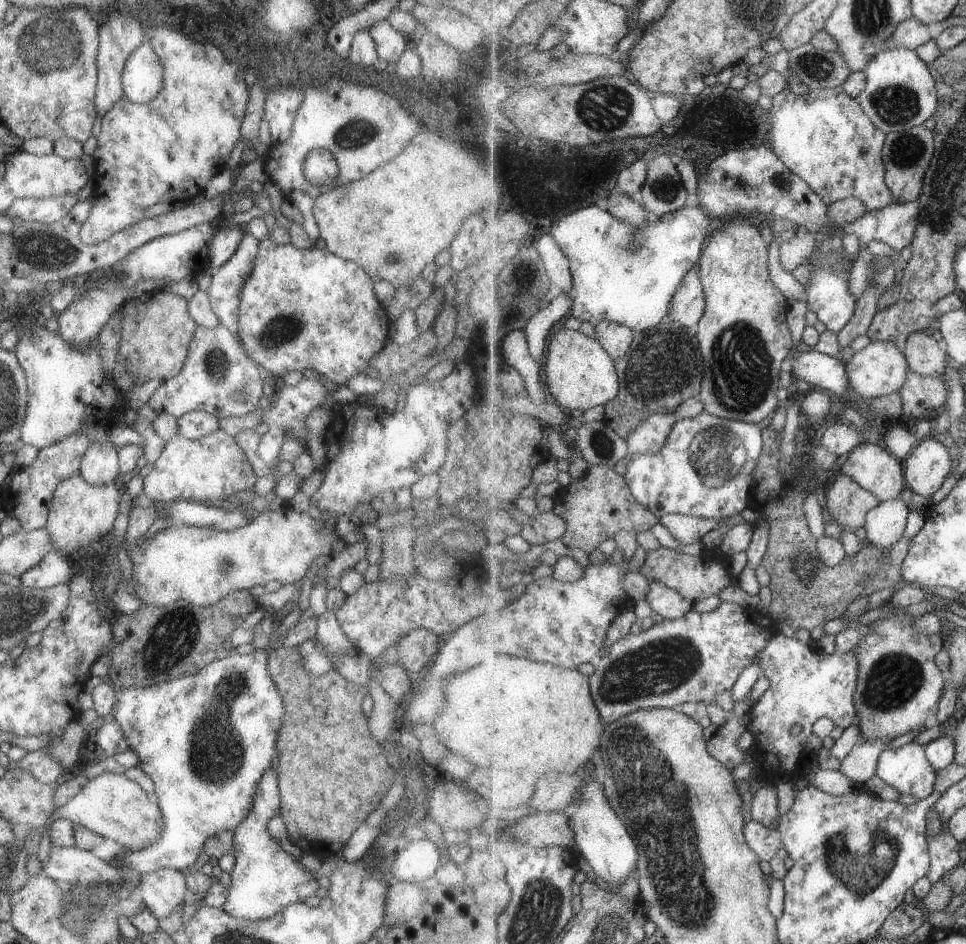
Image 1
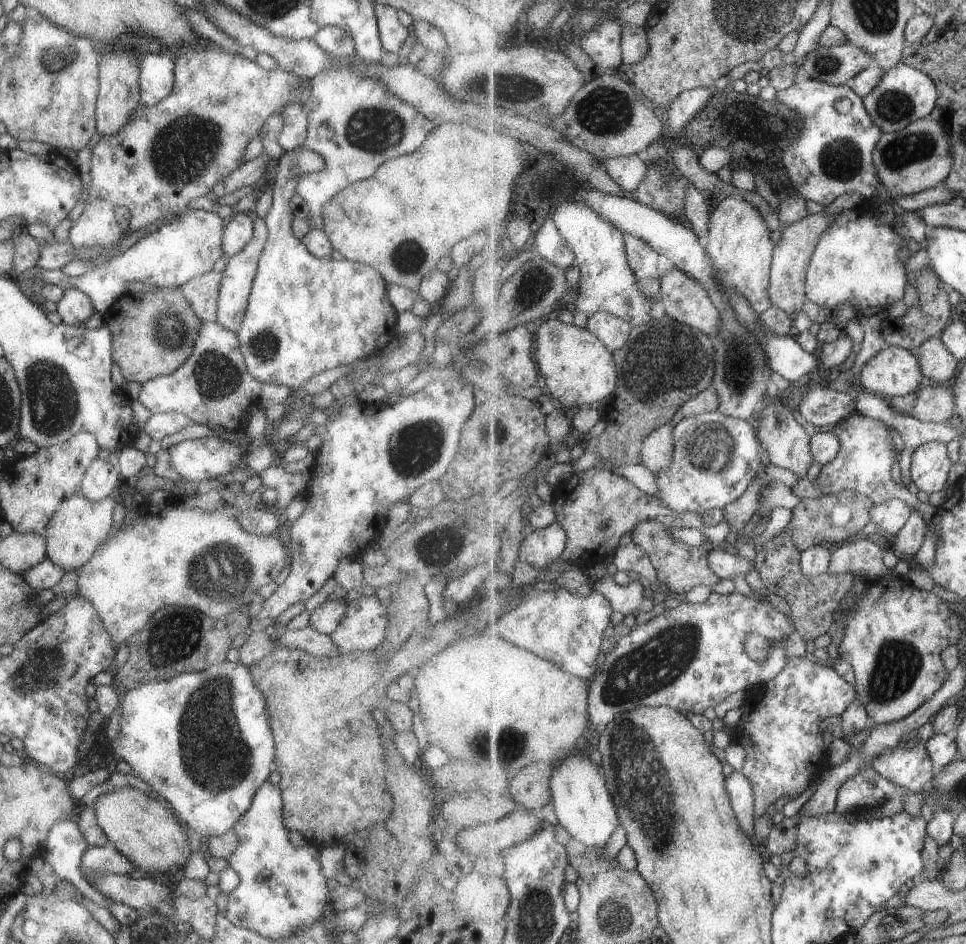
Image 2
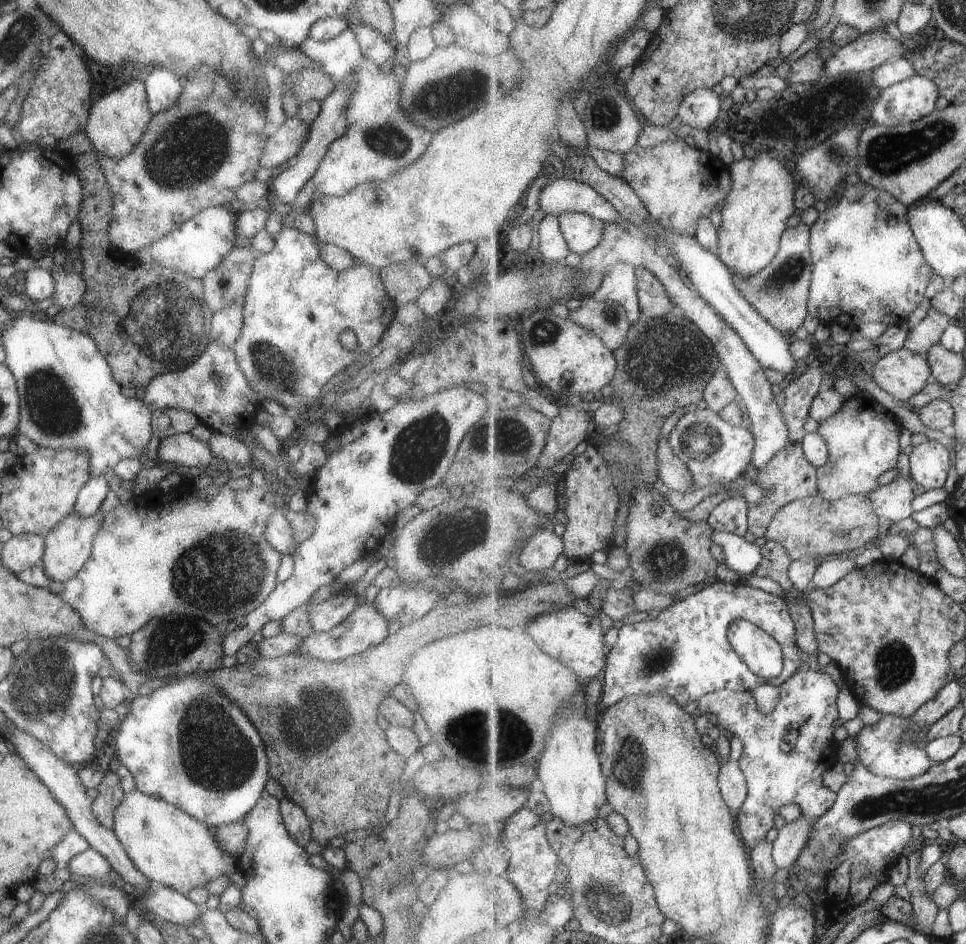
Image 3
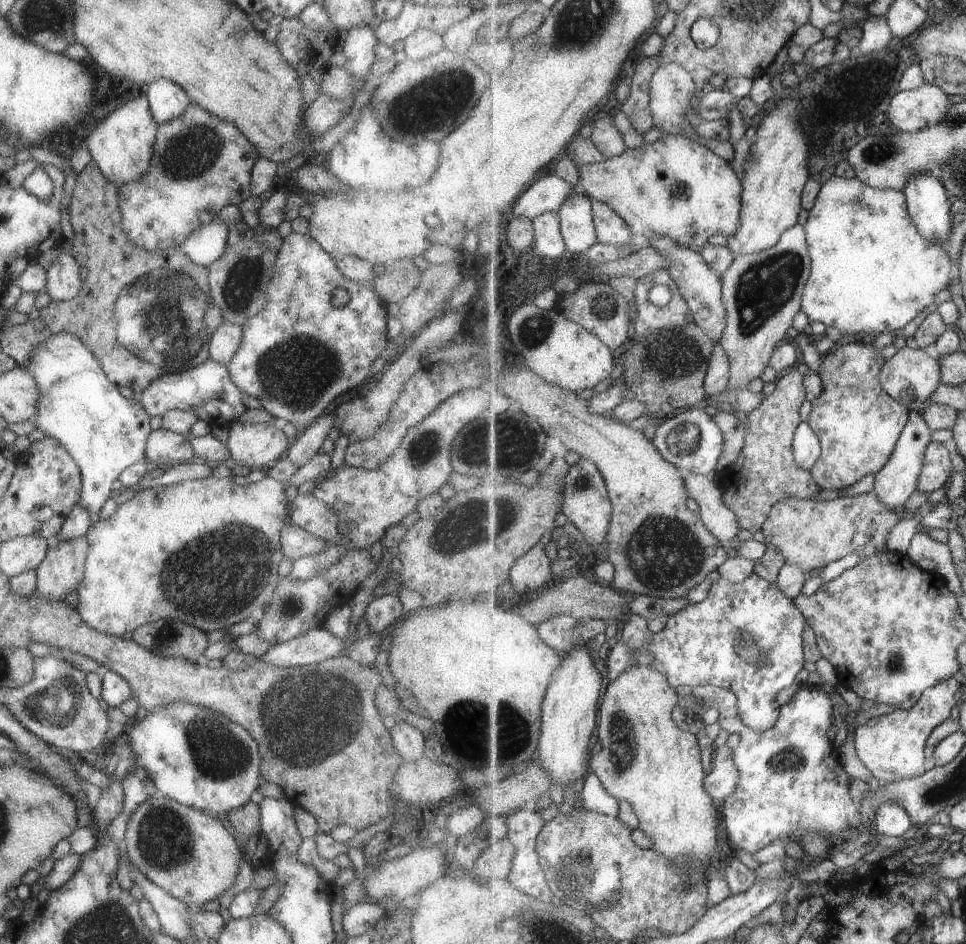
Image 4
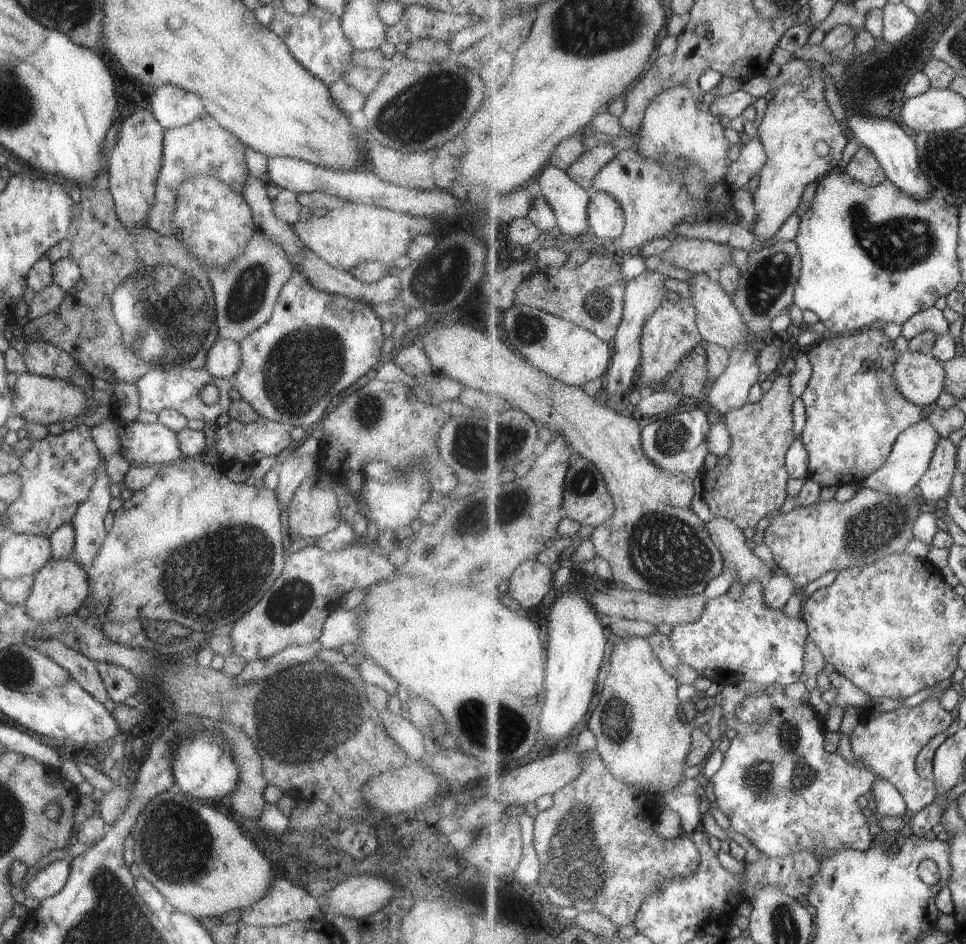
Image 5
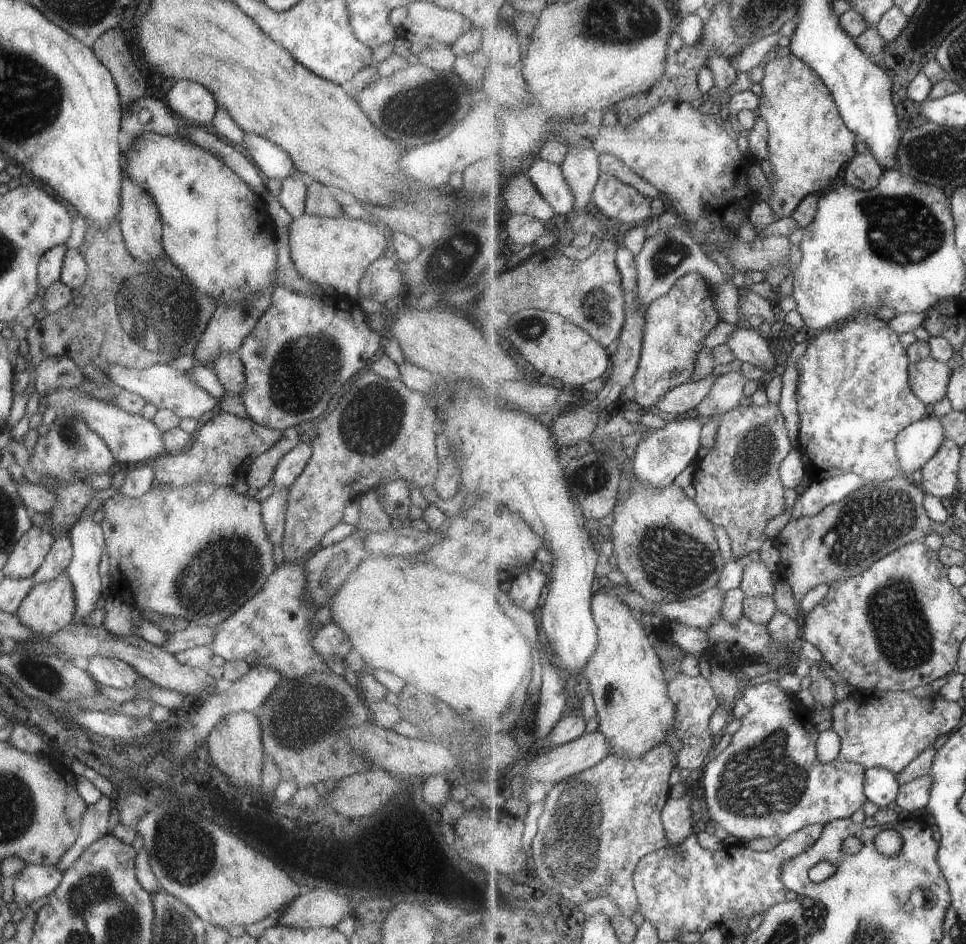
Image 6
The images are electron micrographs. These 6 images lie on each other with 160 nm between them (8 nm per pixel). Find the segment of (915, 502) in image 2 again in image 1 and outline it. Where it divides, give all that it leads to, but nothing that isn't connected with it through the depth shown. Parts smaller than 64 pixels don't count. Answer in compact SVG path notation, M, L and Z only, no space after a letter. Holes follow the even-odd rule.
M863 443L855 447L846 461L837 469L837 473L847 474L865 490L872 492L881 503L899 498L907 485L904 466L889 449L882 447L881 444Z

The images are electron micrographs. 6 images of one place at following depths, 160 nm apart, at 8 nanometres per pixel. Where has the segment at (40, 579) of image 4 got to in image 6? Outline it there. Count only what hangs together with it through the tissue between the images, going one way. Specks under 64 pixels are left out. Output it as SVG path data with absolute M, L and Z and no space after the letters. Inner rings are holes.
M65 571L49 582L34 585L14 612L18 621L39 635L48 635L72 622L73 591Z

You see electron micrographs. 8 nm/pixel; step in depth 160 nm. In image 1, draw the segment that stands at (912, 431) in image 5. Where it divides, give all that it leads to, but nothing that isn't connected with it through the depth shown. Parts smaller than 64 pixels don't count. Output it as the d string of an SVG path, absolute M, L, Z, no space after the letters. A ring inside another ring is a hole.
M901 497L879 503L867 513L866 542L890 550L903 538L909 512Z

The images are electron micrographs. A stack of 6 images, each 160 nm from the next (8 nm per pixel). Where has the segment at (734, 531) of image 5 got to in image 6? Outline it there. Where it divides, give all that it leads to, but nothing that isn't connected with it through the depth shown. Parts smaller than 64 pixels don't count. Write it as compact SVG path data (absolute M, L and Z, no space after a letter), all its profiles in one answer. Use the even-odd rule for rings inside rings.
M741 558L746 562L744 579L741 588L747 597L772 597L775 594L775 582L771 578L772 570L760 560L753 562L748 558Z

